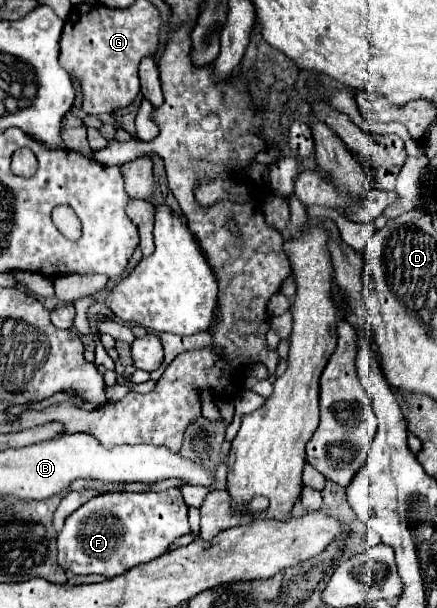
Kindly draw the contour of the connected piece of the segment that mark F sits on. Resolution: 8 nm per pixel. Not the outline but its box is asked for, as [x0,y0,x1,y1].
[57,487,191,579]

